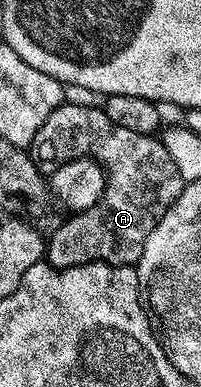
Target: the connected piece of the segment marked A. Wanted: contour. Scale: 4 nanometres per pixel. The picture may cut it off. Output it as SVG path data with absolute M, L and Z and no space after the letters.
M65 101L49 117L33 137L29 154L37 163L39 160L52 163L55 159L64 159L66 163L73 159L93 159L105 172L103 193L92 207L72 214L45 243L46 260L53 267L72 267L78 263L112 263L114 267L129 267L138 264L145 241L149 237L159 219L167 212L173 200L183 192L185 180L173 165L173 157L169 157L169 149L165 149L162 138L145 133L133 133L133 129L125 129L113 122L98 106L82 107L79 103Z

